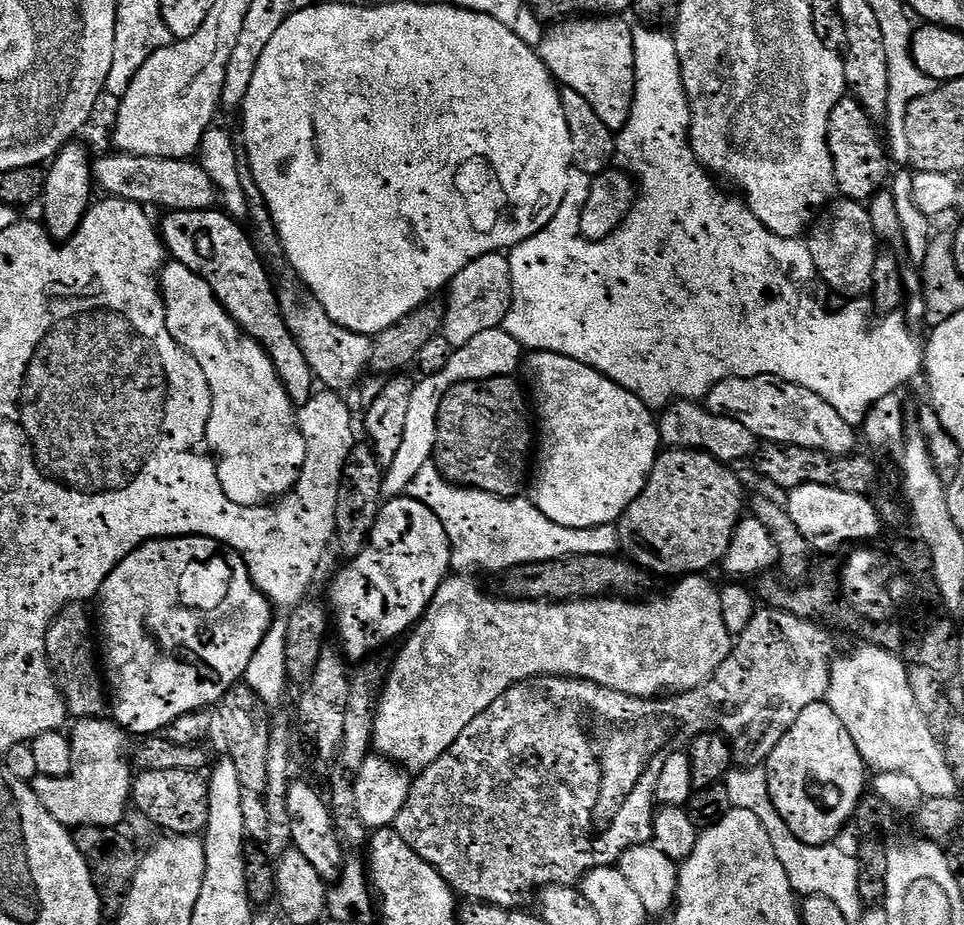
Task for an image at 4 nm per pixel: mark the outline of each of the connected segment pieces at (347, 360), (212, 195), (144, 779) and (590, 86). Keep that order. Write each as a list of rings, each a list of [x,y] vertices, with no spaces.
[[[303,287],[280,288],[280,309],[288,329],[294,334],[298,346],[302,346],[302,354],[306,354],[306,362],[310,362],[310,370],[317,381],[320,380],[328,388],[348,388],[360,376],[360,367],[365,367],[366,356],[360,353],[362,337],[358,332],[351,332],[338,326],[326,314],[326,310],[318,303],[316,297]]]
[[[115,154],[104,156],[92,164],[92,179],[95,187],[109,197],[126,199],[143,206],[164,208],[173,212],[207,212],[218,204],[218,193],[210,174],[198,162],[167,160],[149,156]]]
[[[150,770],[133,779],[131,803],[152,824],[168,834],[192,836],[203,833],[208,817],[208,782],[199,771]]]
[[[619,17],[566,18],[549,25],[538,51],[544,64],[564,87],[576,90],[594,108],[607,128],[619,132],[632,113],[636,96],[633,27]]]

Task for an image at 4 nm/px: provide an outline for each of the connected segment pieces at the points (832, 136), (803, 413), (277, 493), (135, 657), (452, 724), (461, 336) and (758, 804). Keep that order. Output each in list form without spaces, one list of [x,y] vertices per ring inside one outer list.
[[[845,94],[838,102],[838,106],[834,106],[834,110],[830,110],[830,122],[828,123],[830,158],[834,162],[837,193],[845,200],[871,201],[872,197],[885,187],[886,181],[889,179],[888,160],[890,164],[890,156],[886,151],[886,140],[885,137],[884,140],[880,137],[880,132],[876,128],[879,128],[877,121],[873,120],[870,113],[851,95]]]
[[[731,376],[729,380],[723,380],[708,391],[707,403],[718,406],[721,413],[734,417],[746,430],[750,430],[758,438],[773,444],[801,444],[803,448],[817,448],[823,452],[830,452],[835,456],[847,456],[853,451],[858,440],[858,432],[851,428],[849,417],[843,412],[834,410],[826,398],[818,398],[814,390],[806,390],[794,382],[779,380],[777,376]]]
[[[175,262],[165,263],[159,271],[159,286],[161,294],[164,296],[166,324],[169,327],[170,334],[186,351],[194,356],[212,391],[212,413],[210,414],[210,421],[207,422],[205,441],[208,446],[211,445],[215,450],[213,450],[213,453],[216,457],[218,477],[221,480],[223,489],[227,494],[233,496],[242,496],[240,494],[244,494],[246,496],[244,498],[250,502],[268,502],[288,493],[299,477],[303,463],[306,462],[306,441],[303,434],[300,433],[297,409],[294,407],[292,399],[286,394],[286,386],[282,386],[282,378],[278,378],[278,370],[274,370],[274,362],[268,357],[261,344],[254,342],[254,338],[250,338],[236,325],[234,318],[230,318],[230,314],[218,302],[218,298],[211,286],[198,274],[194,274],[194,270]]]
[[[170,536],[141,544],[127,556],[123,556],[118,566],[114,566],[114,570],[104,579],[98,593],[99,600],[98,640],[102,645],[102,676],[106,681],[107,695],[110,697],[110,716],[125,732],[136,738],[163,733],[168,725],[173,724],[180,716],[197,713],[200,710],[198,708],[206,708],[210,704],[219,705],[228,689],[233,684],[241,683],[254,650],[262,642],[274,619],[273,605],[268,597],[256,588],[239,553],[227,544],[206,536]]]
[[[452,574],[449,575],[444,581],[438,586],[438,590],[434,594],[434,598],[428,604],[428,609],[424,611],[423,616],[420,617],[418,623],[407,633],[404,645],[400,648],[400,653],[396,656],[396,661],[390,664],[390,667],[386,672],[386,679],[384,681],[384,691],[380,694],[380,699],[376,701],[376,717],[373,720],[372,726],[372,745],[379,755],[395,762],[397,765],[403,766],[405,769],[423,770],[431,766],[437,758],[441,756],[444,751],[455,742],[455,740],[462,734],[462,730],[466,730],[466,726],[470,726],[470,722],[477,714],[482,710],[486,710],[486,706],[490,706],[490,702],[494,702],[494,698],[498,698],[505,692],[511,684],[516,684],[520,680],[525,680],[528,676],[542,676],[545,674],[557,674],[560,676],[577,676],[580,680],[590,680],[595,684],[602,684],[607,688],[613,688],[616,692],[624,692],[628,696],[642,696],[645,698],[656,698],[661,694],[675,694],[678,692],[686,692],[690,688],[697,688],[698,685],[704,684],[707,680],[712,679],[716,675],[717,670],[722,666],[722,662],[726,662],[726,658],[732,653],[732,645],[734,643],[734,637],[730,630],[726,630],[726,622],[722,622],[722,602],[720,601],[720,588],[717,585],[712,585],[708,581],[709,577],[704,574],[688,574],[683,578],[675,581],[676,589],[669,594],[668,600],[648,600],[652,598],[644,598],[637,602],[632,598],[577,598],[575,600],[565,600],[563,602],[549,602],[546,600],[524,600],[521,598],[504,598],[506,600],[499,600],[496,596],[487,596],[482,589],[476,585],[476,580],[472,577],[472,574]]]
[[[491,252],[485,256],[474,258],[458,273],[446,289],[448,300],[444,304],[444,326],[442,335],[446,342],[452,344],[453,349],[466,346],[470,338],[482,334],[482,330],[499,328],[503,325],[506,314],[512,305],[512,275],[510,274],[510,262],[504,252]]]
[[[736,766],[724,777],[723,786],[728,791],[728,803],[732,808],[750,810],[762,822],[766,834],[770,834],[770,842],[774,846],[774,854],[778,854],[778,862],[786,870],[786,878],[790,878],[790,886],[793,892],[801,897],[825,896],[836,900],[836,884],[840,888],[855,890],[858,886],[858,864],[855,855],[851,851],[839,848],[839,843],[807,844],[802,842],[782,822],[782,814],[774,810],[774,802],[770,798],[768,789],[768,774],[760,766]]]

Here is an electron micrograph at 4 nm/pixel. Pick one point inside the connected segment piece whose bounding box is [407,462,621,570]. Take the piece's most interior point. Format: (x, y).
(492, 531)

